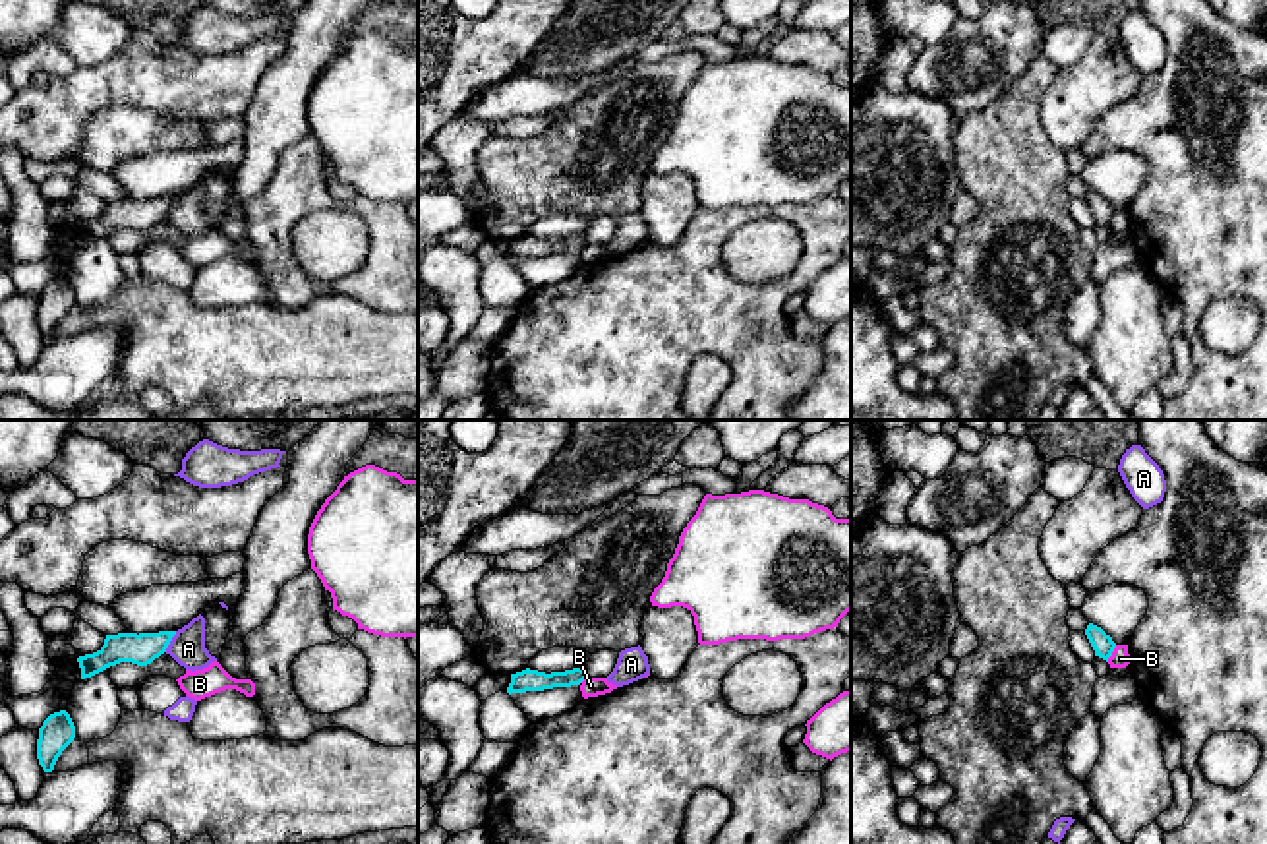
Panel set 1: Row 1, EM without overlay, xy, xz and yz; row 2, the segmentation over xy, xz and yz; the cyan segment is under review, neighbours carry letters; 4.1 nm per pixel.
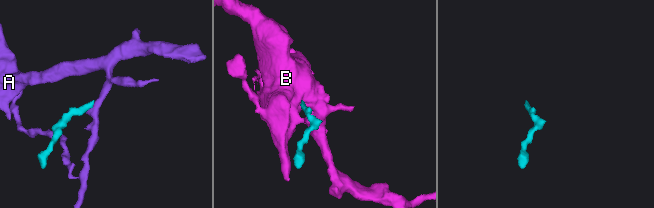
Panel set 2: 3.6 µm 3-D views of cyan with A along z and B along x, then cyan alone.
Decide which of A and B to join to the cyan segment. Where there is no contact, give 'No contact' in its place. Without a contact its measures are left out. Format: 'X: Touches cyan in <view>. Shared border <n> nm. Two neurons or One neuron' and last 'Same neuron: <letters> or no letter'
A: Touches cyan in xy. Shared border 100 nm. Two neurons
B: Touches cyan in yz. Shared border 80 nm. Two neurons
Same neuron: no letter

